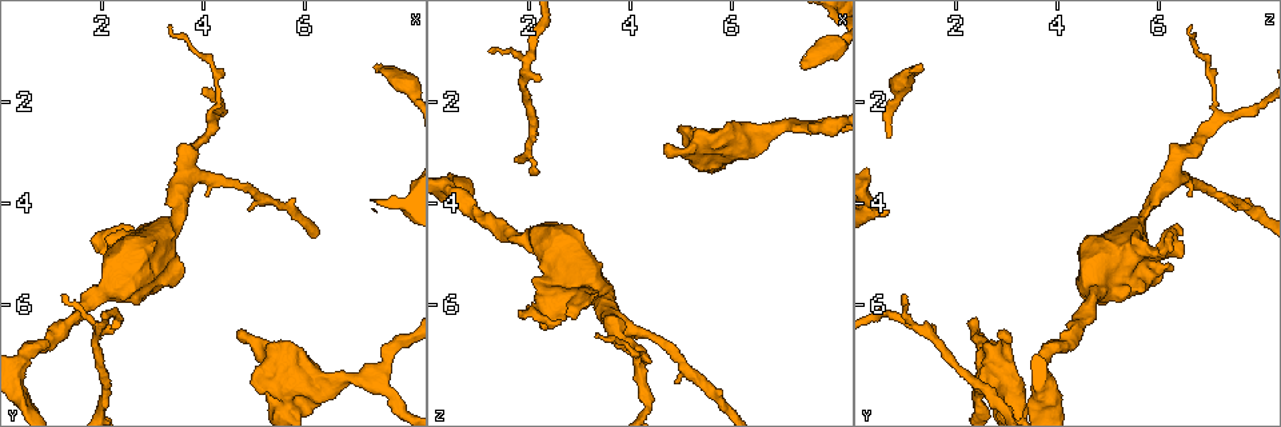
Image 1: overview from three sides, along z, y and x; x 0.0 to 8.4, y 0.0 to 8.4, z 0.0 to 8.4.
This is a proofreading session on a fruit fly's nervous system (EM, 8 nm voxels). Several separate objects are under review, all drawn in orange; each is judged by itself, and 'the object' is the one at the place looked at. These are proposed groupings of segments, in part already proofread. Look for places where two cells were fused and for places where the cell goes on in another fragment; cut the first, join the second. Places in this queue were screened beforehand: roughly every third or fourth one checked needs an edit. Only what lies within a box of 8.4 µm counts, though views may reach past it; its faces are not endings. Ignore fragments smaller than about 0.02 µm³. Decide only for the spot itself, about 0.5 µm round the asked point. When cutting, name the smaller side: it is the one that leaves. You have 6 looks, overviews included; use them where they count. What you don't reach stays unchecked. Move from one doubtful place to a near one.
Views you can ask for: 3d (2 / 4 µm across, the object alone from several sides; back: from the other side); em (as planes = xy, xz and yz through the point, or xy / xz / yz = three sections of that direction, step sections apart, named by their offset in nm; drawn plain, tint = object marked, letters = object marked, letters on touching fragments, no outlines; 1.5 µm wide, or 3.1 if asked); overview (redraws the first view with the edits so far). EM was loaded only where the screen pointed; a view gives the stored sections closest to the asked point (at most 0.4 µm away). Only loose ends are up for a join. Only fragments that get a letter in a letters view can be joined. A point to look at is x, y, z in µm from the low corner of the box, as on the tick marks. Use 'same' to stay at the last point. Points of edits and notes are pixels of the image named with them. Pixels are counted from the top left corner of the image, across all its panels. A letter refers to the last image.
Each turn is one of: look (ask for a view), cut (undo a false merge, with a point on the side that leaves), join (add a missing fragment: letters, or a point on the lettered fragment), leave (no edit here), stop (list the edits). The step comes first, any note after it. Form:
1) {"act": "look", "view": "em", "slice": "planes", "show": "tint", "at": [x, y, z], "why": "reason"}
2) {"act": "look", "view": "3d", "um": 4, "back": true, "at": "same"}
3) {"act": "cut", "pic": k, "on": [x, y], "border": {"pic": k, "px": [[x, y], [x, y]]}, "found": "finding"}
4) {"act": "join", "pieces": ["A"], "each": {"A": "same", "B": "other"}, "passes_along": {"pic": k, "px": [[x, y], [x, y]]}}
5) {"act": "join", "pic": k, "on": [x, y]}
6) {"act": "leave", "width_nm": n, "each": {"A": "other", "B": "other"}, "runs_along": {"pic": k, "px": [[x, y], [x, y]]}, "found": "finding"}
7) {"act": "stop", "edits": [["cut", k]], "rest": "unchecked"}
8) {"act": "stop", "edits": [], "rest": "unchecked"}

{"act": "look", "view": "em", "slice": "xy", "step": 4, "show": "tint", "at": [4.65, 6.65, 2.85], "why": "free end"}

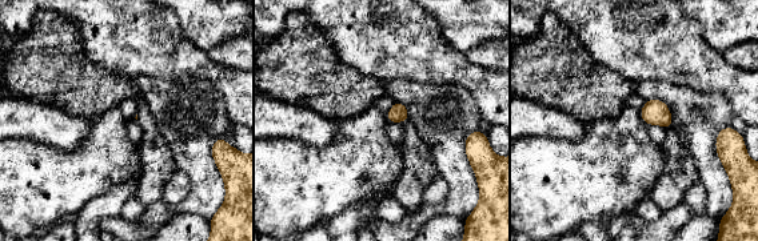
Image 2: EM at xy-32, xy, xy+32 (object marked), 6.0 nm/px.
{"act": "look", "view": "em", "slice": "yz", "step": 4, "show": "letters", "at": "same", "why": "cut it another way"}

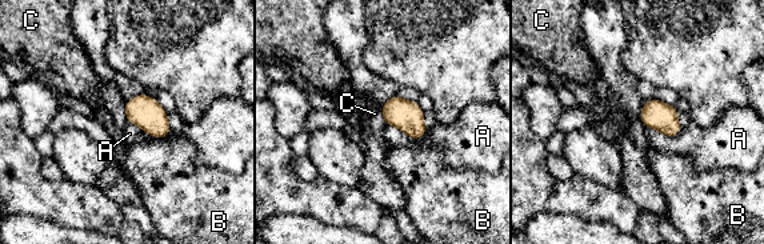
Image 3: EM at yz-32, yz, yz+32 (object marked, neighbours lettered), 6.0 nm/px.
{"act": "leave", "width_nm": 110, "each": {"A": "other", "B": "other", "C": "other"}, "found": "none of them fits"}

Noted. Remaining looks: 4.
{"act": "look", "view": "3d", "um": 4, "at": [7.35, 7.45, 2.40], "why": "thick turns thin"}

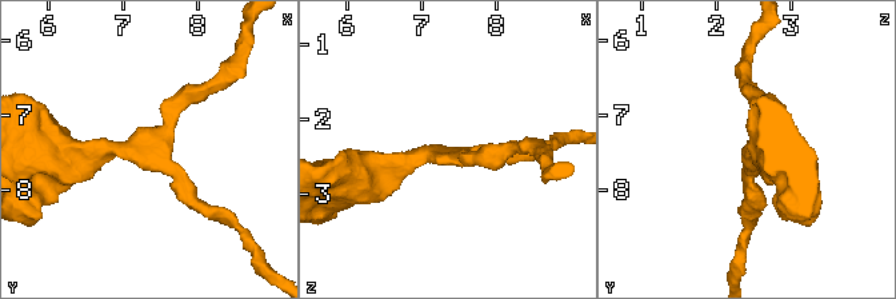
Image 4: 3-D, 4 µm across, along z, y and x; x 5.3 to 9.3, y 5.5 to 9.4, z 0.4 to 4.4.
{"act": "look", "view": "em", "slice": "xz", "step": 4, "show": "tint", "at": [7.35, 7.45, 2.50], "arms": 3, "arm_widths_nm": [190, 200, 280]}

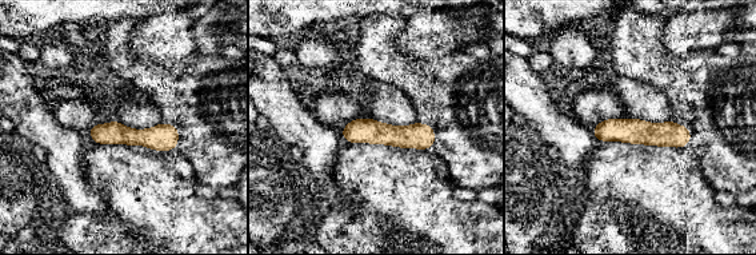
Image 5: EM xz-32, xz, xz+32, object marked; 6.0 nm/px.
{"act": "look", "view": "em", "slice": "planes", "show": "letters", "at": "same"}

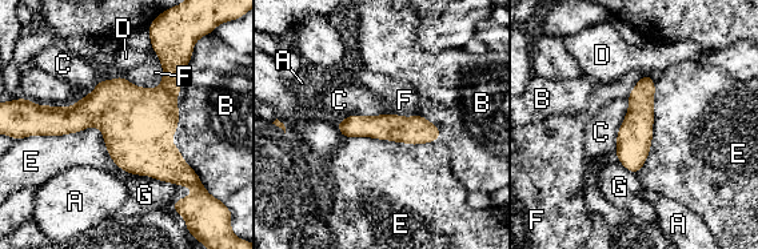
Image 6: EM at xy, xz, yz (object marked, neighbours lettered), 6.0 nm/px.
{"act": "leave", "each": {"A": "other", "B": "other", "C": "other", "D": "other", "E": "other", "F": "other", "G": "other"}, "runs_along": {"pic": 6, "px": [[340, 125], [394, 127], [437, 132]]}, "found": "one cell here"}

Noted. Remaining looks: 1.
{"act": "stop", "edits": [], "rest": "unchecked"}

